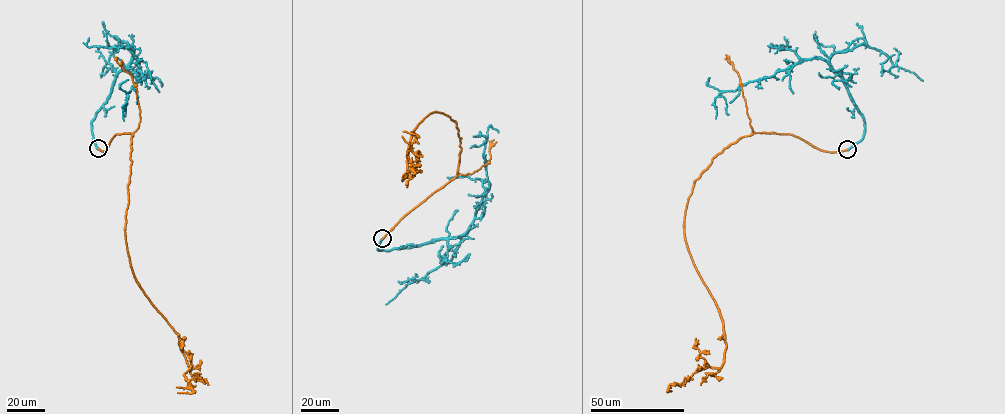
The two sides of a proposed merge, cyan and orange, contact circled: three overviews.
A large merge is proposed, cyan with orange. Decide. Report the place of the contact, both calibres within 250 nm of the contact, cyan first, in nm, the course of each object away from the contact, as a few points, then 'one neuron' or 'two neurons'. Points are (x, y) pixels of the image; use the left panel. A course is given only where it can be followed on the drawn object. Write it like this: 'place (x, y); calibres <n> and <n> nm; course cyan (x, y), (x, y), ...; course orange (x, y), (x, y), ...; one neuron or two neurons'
place (98, 148); calibres 480 and 340 nm; course cyan (98, 148), (92, 120), (106, 102), (117, 75), (135, 57), (145, 77), (126, 93), (124, 121); course orange (98, 148), (132, 133), (125, 242), (134, 277), (191, 367), (184, 374), (193, 392), (177, 392); two neurons

